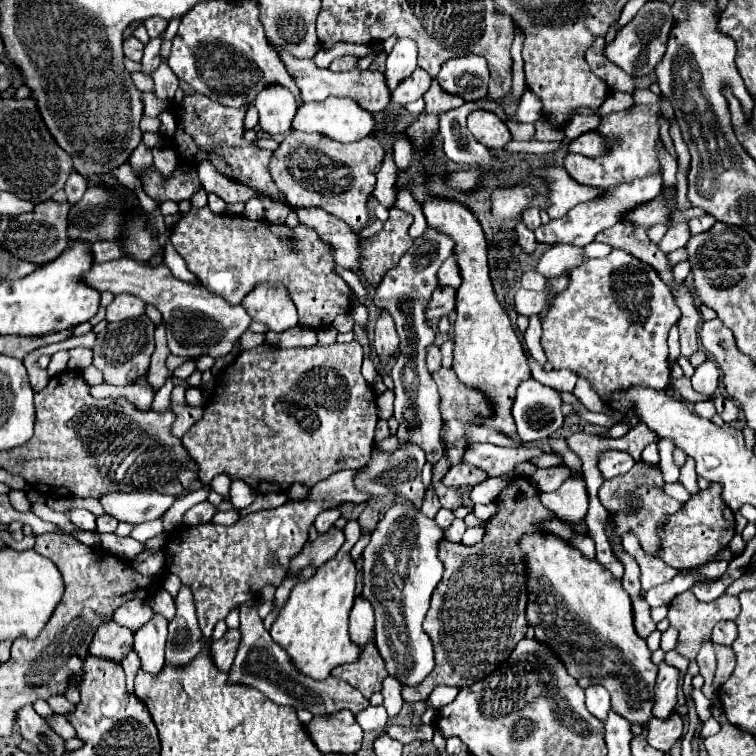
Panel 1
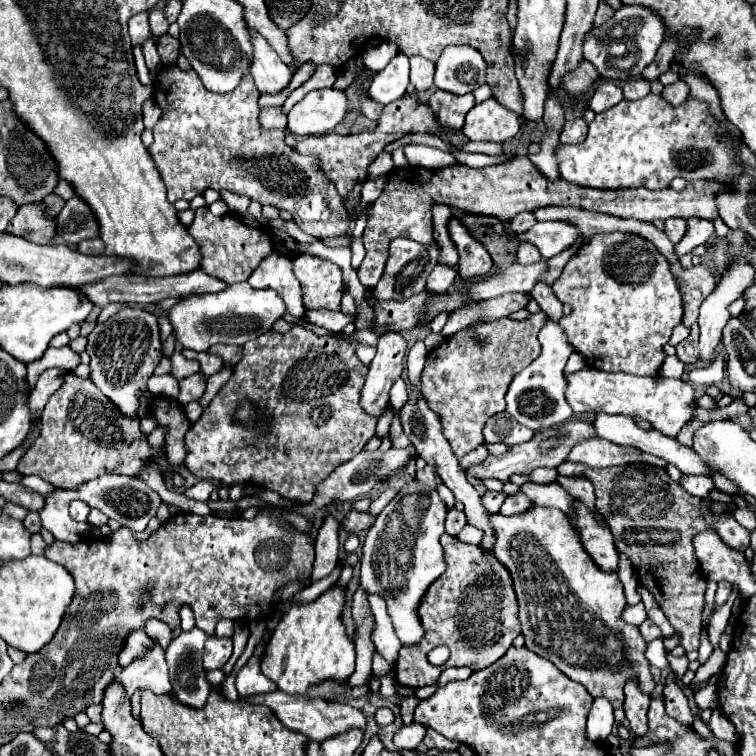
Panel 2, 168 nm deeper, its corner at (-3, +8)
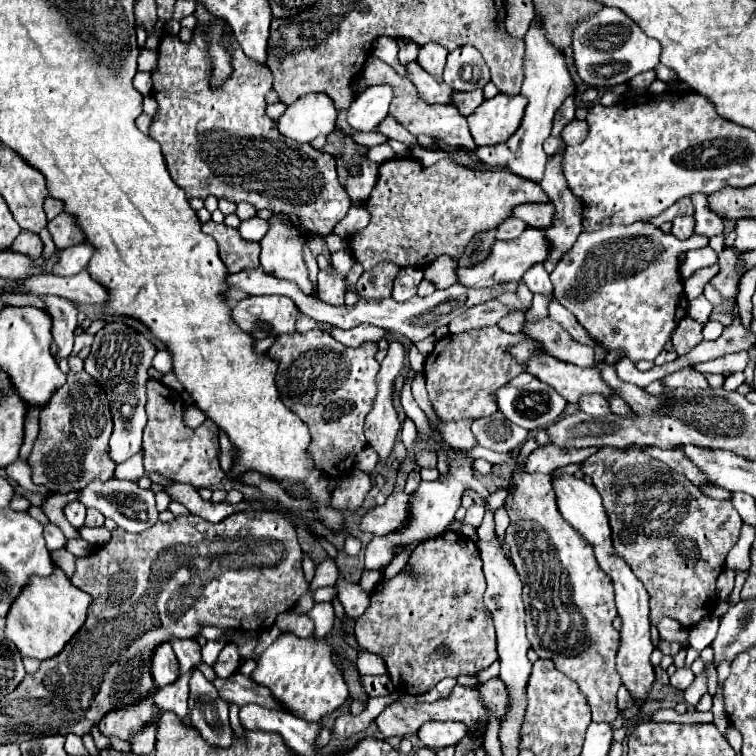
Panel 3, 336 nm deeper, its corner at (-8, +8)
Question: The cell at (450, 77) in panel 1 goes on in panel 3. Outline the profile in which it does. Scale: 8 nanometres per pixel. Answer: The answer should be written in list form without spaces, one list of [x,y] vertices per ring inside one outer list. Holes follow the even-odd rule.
[[[461,46],[447,56],[443,80],[453,88],[453,90],[477,90],[483,88],[491,76],[489,68],[483,62],[481,54],[473,46]]]

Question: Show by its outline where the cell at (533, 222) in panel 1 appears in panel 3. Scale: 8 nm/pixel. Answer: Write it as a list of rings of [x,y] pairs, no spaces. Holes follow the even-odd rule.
[[[507,218],[503,224],[497,226],[495,238],[497,238],[497,240],[513,240],[513,238],[517,238],[525,228],[527,228],[527,224],[525,224],[523,220]]]

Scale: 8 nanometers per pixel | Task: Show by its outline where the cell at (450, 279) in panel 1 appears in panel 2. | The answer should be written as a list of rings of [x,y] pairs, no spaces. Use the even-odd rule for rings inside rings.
[[[438,264],[428,276],[426,290],[430,290],[430,292],[448,292],[448,290],[452,290],[454,282],[456,282],[456,268],[448,268],[444,264]]]

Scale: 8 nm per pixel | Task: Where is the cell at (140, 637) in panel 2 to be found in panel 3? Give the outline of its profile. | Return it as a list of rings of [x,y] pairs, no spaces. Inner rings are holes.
[[[161,644],[159,648],[155,648],[151,668],[153,668],[153,678],[159,688],[173,684],[179,678],[179,662],[169,644]]]

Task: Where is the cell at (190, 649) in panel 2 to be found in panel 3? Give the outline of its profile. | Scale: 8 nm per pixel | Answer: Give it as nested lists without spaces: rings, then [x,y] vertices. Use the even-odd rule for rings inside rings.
[[[195,670],[191,676],[189,710],[193,726],[201,732],[209,746],[229,748],[233,744],[229,704],[219,698],[213,684],[199,670]]]

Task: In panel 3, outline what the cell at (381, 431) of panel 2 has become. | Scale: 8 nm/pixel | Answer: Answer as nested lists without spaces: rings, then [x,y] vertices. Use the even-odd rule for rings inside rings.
[[[368,445],[357,455],[355,467],[371,475],[375,469],[377,461],[378,454]]]

